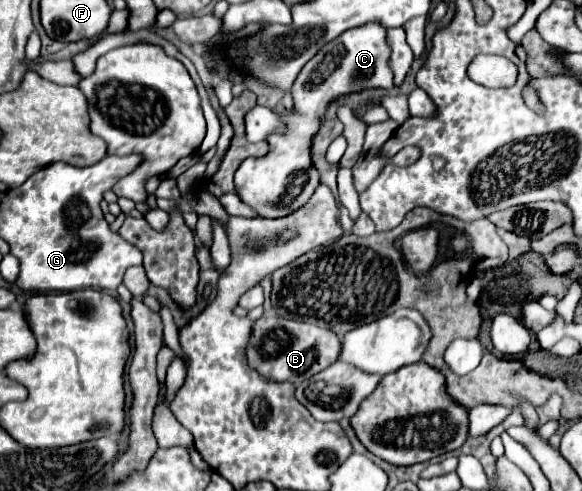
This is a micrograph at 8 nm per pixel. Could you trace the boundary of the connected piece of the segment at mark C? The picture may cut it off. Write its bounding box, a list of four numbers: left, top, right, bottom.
[235,22,393,218]

